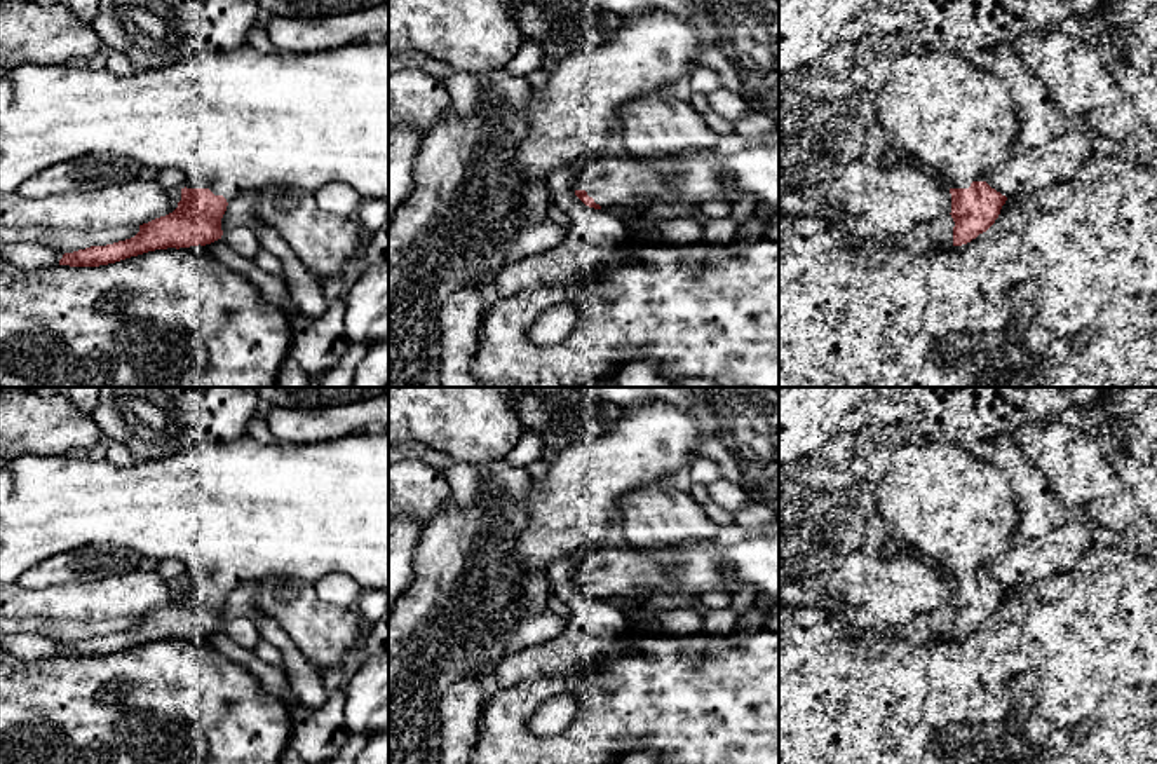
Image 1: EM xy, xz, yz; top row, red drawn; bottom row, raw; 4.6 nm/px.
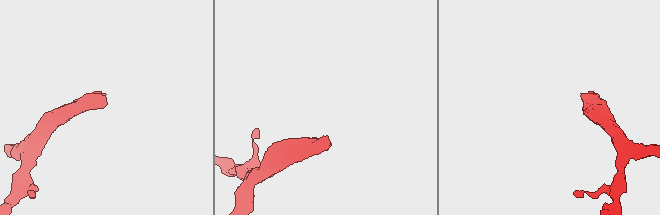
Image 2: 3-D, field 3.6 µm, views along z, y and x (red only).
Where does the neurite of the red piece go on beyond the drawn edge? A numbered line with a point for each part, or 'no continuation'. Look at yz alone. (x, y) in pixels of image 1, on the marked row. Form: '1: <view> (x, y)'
1: yz (959, 119)

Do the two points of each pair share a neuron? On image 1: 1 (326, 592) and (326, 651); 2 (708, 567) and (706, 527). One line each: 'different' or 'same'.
1: different
2: different

